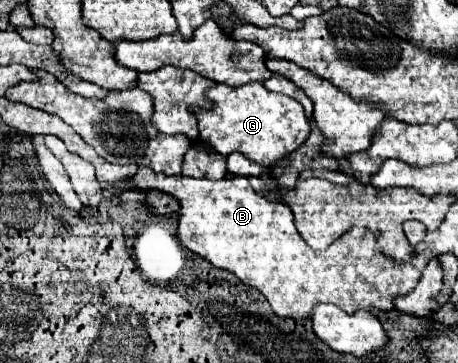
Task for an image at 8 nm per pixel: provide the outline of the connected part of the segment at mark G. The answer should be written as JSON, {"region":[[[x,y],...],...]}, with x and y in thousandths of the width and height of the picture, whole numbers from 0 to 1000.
{"region":[[[539,226],[535,237],[517,242],[474,231],[452,248],[452,270],[469,287],[465,298],[426,298],[434,375],[487,430],[526,419],[544,441],[583,463],[596,457],[596,446],[627,435],[675,375],[675,331],[662,292],[622,259],[596,259],[579,248],[574,226]]]}

